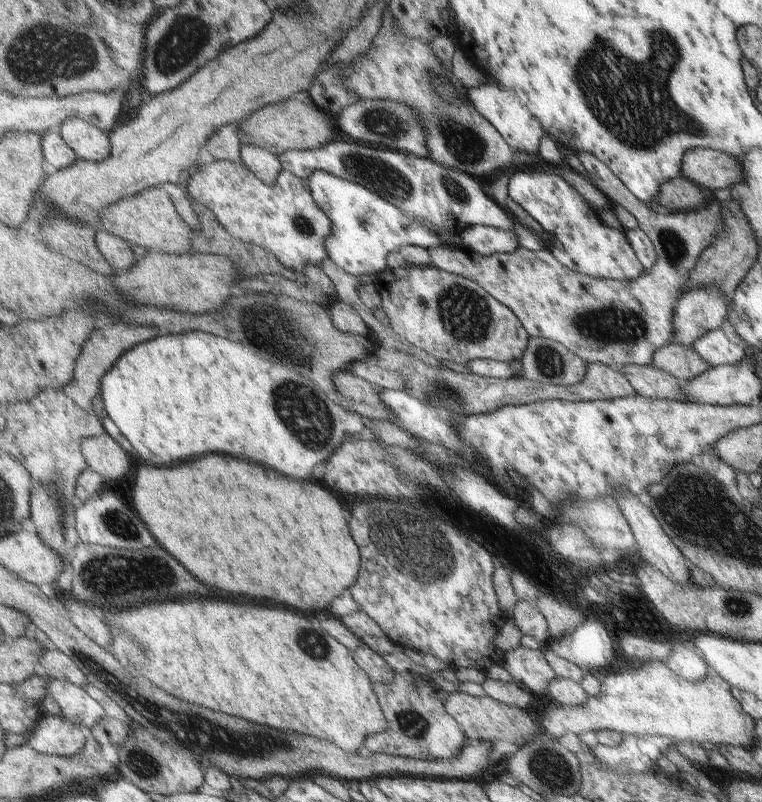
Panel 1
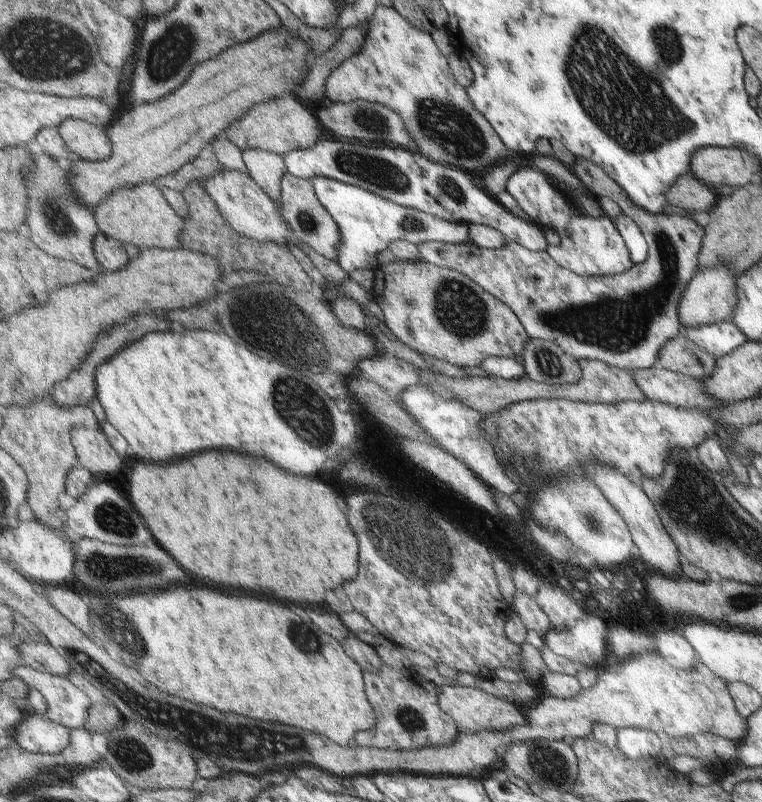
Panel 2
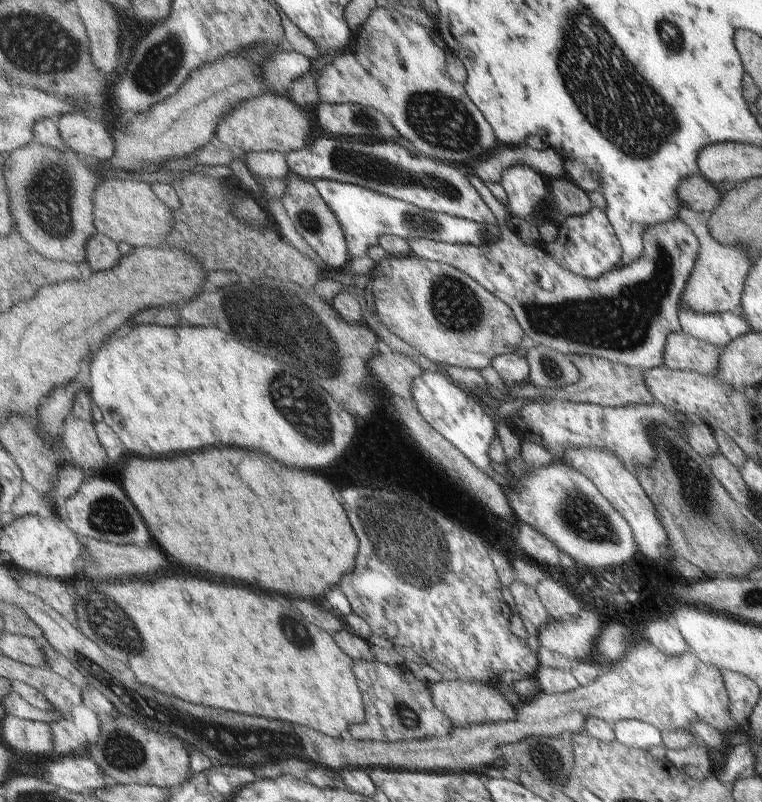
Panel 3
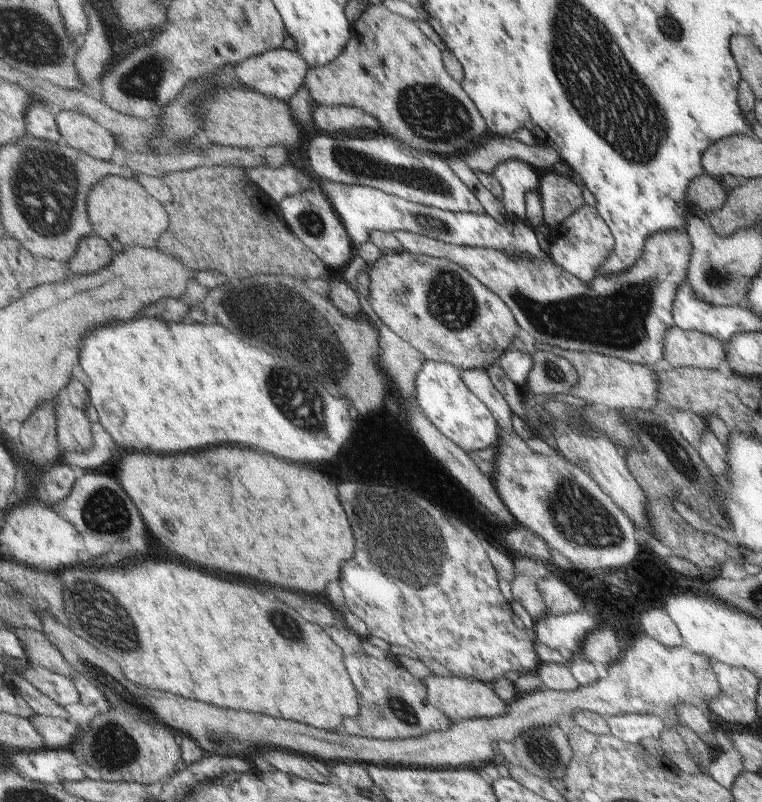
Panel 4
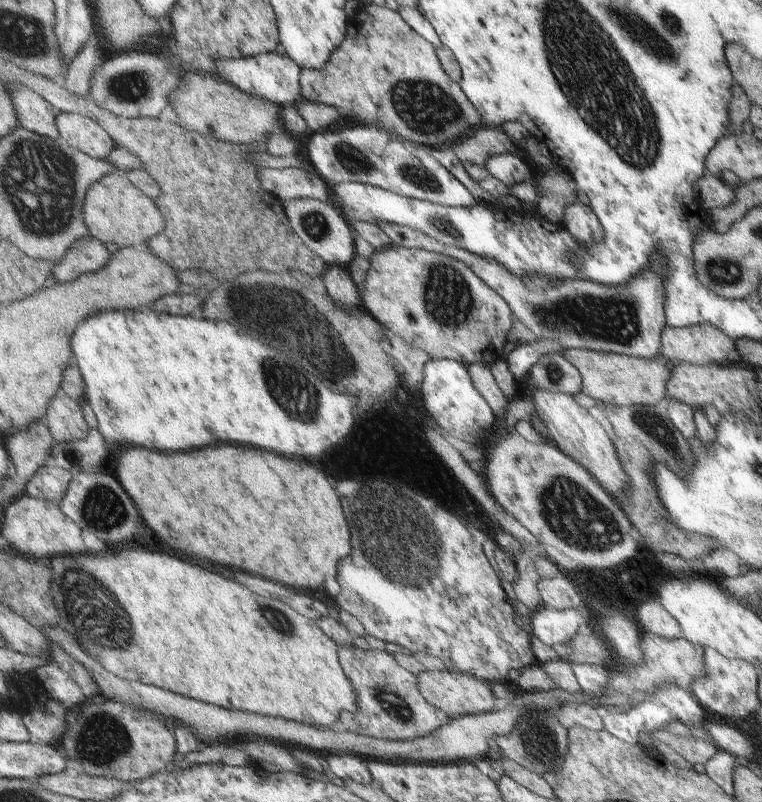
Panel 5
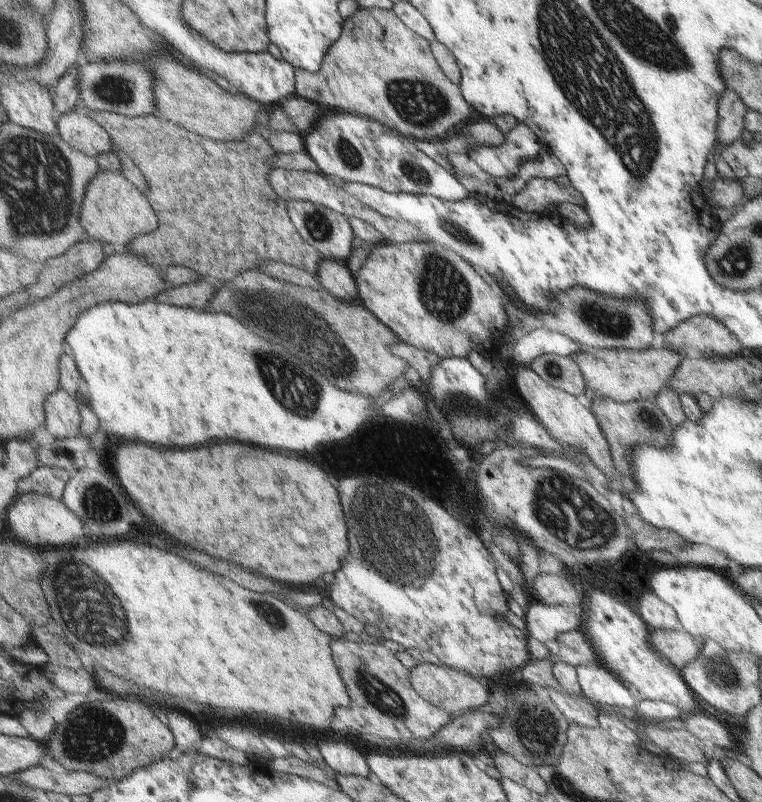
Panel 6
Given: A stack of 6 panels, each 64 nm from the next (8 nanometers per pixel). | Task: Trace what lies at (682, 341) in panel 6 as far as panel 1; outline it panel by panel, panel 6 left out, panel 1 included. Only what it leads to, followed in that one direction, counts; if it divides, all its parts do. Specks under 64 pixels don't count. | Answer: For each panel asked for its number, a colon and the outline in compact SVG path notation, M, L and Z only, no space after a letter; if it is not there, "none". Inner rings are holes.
1: M671 342L667 346L663 346L661 350L655 352L651 366L665 370L667 374L671 374L677 380L691 380L697 378L699 374L703 374L705 370L709 370L709 364L705 360L699 358L697 352L693 352L693 348L685 348L683 344Z
2: M679 334L677 338L671 338L663 346L663 350L657 358L657 366L663 370L671 370L675 374L683 374L683 376L701 380L701 378L707 378L709 374L713 374L715 358L705 354L703 348L699 348L695 342L691 342L683 334Z
3: M675 332L667 336L663 366L669 370L687 370L713 376L719 372L719 348L699 342L689 334Z
4: M671 326L665 334L663 358L673 368L691 366L701 370L719 370L723 376L731 374L725 342L701 332L687 332Z
5: M699 322L699 326L681 326L681 328L665 328L661 334L659 354L669 360L669 364L677 366L677 362L691 362L691 364L731 364L739 362L741 354L735 348L733 338L729 338L723 330L715 328L709 322Z

